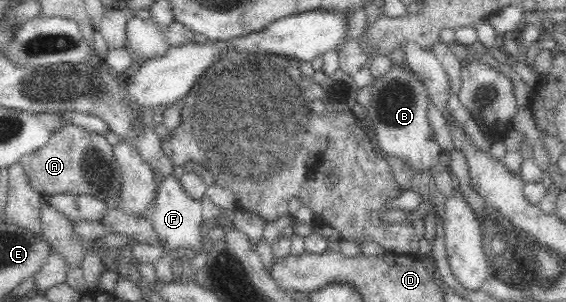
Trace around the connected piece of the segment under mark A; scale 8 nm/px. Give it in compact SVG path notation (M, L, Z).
M66 123L49 135L49 139L43 147L23 156L19 162L29 178L31 187L34 187L41 194L91 195L101 201L107 201L107 199L119 197L121 193L122 168L115 161L112 145L107 142L105 135L87 131L83 127Z

